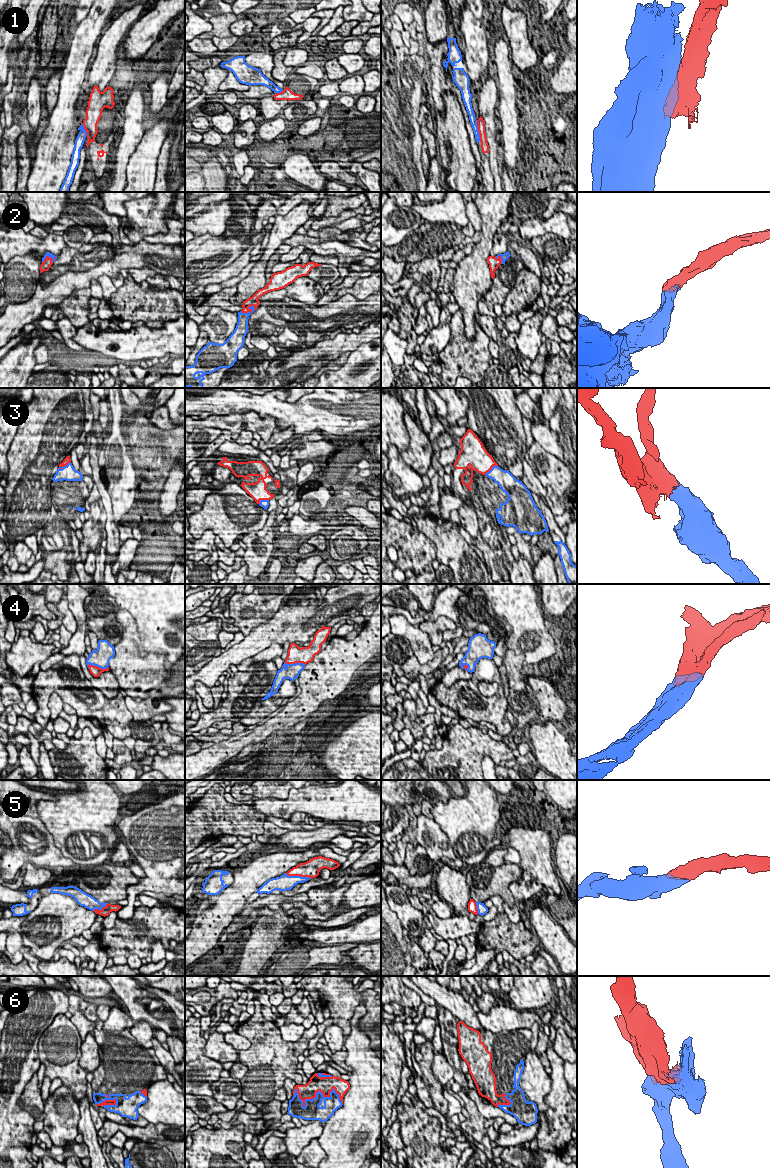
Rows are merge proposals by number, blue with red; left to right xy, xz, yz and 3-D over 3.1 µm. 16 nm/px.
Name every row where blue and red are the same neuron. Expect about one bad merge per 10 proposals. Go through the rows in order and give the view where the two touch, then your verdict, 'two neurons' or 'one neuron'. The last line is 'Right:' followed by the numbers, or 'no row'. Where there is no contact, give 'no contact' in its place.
1: yz | two neurons
2: xz | one neuron
3: xy | one neuron
4: xz | one neuron
5: xz | one neuron
6: xz | one neuron
Right: 2, 3, 4, 5, 6

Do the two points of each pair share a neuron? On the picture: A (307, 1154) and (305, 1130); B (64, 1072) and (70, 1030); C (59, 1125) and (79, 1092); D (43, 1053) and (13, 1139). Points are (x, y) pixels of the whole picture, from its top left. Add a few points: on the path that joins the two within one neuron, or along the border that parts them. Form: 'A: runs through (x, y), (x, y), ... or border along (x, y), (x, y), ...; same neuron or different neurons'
A: border along (317, 1137), (313, 1138), (296, 1157); different neurons
B: runs through (48, 1062), (44, 1055), (44, 1038), (54, 1030); same neuron
C: border along (62, 1084), (76, 1098); different neurons
D: border along (38, 1056), (41, 1062); different neurons

